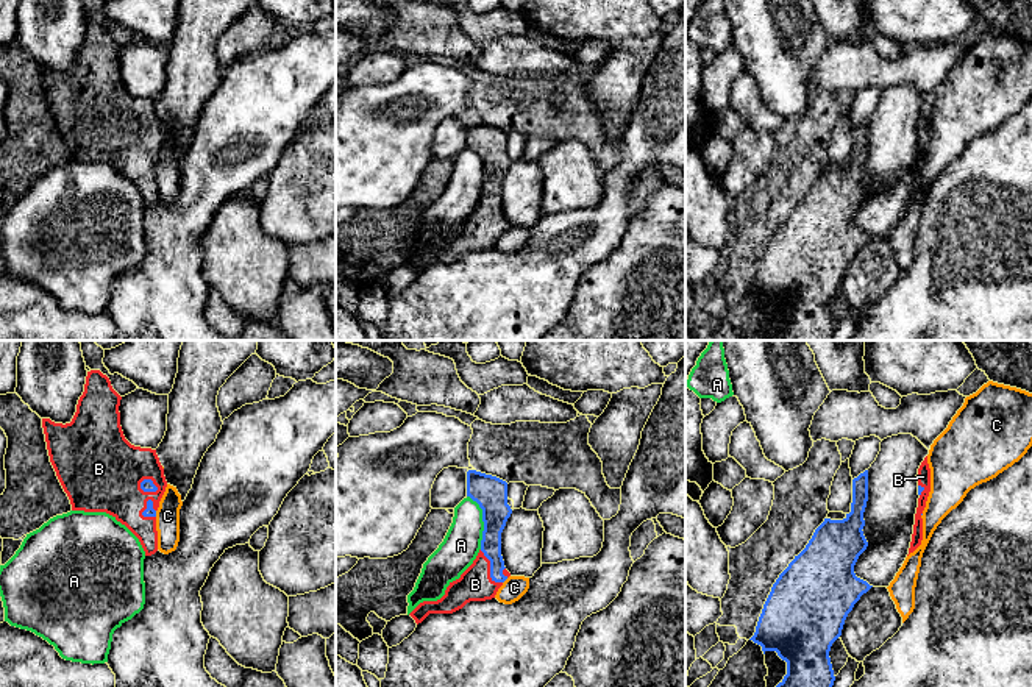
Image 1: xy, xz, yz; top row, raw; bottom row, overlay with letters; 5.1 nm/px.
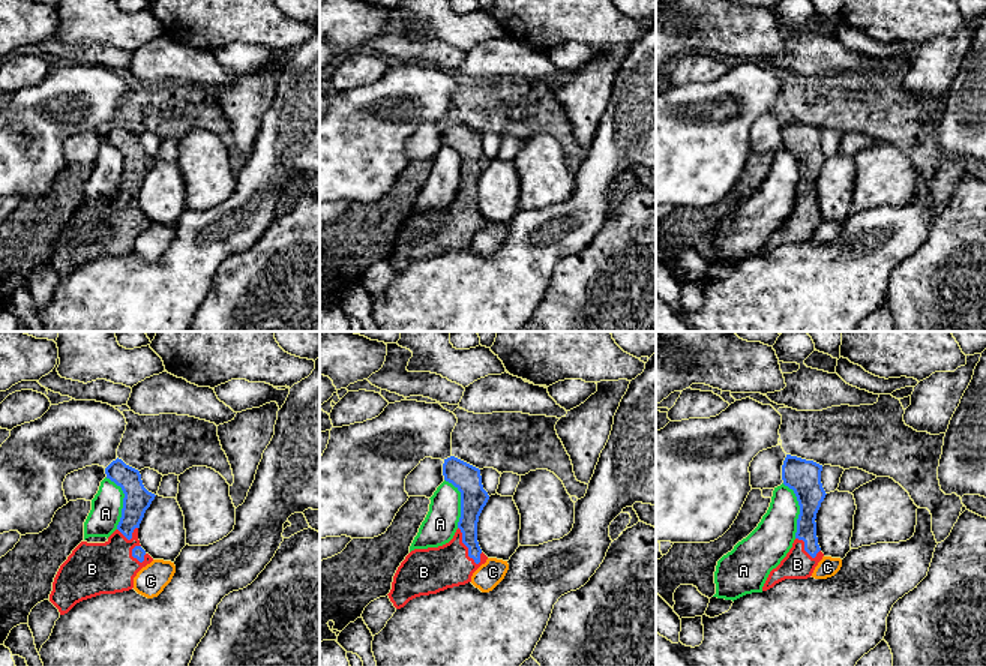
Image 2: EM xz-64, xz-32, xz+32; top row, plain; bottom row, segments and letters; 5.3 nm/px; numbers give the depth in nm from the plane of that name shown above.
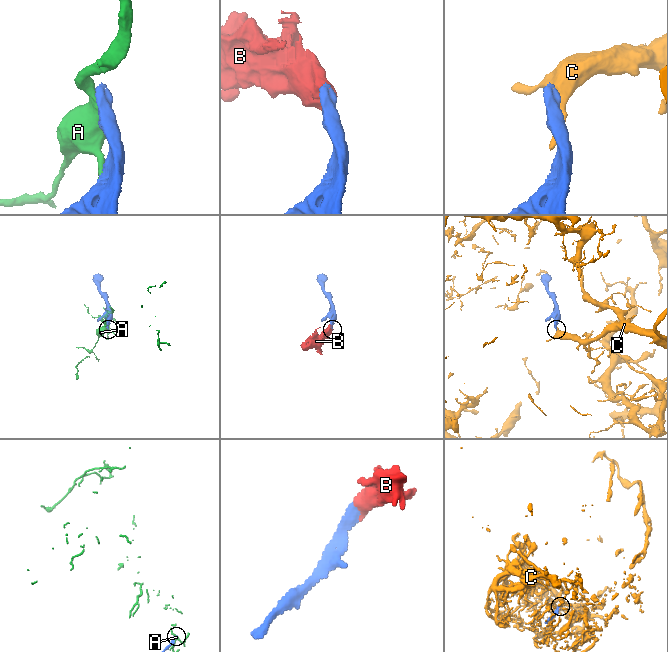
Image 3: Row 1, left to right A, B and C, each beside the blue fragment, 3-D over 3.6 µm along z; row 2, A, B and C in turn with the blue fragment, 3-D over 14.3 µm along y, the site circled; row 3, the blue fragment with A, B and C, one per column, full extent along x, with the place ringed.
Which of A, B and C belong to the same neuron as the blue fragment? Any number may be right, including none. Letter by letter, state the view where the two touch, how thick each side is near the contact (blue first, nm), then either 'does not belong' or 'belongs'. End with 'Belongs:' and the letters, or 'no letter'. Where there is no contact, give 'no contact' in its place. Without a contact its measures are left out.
A: contact in xz; calibres 170 and 190 nm; does not belong
B: contact in xy; calibres 60 and 400 nm; belongs
C: contact in xy; calibres 50 and 130 nm; does not belong
Belongs: B

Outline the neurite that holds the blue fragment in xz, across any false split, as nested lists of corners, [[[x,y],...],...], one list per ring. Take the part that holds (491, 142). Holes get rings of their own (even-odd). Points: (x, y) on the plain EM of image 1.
[[[468,120],[467,147],[482,159],[481,200],[461,228],[450,233],[440,250],[423,251],[409,264],[417,275],[429,264],[453,264],[470,251],[495,248],[498,239],[511,226],[501,206],[501,183],[512,164],[507,155],[507,133],[492,125]]]

